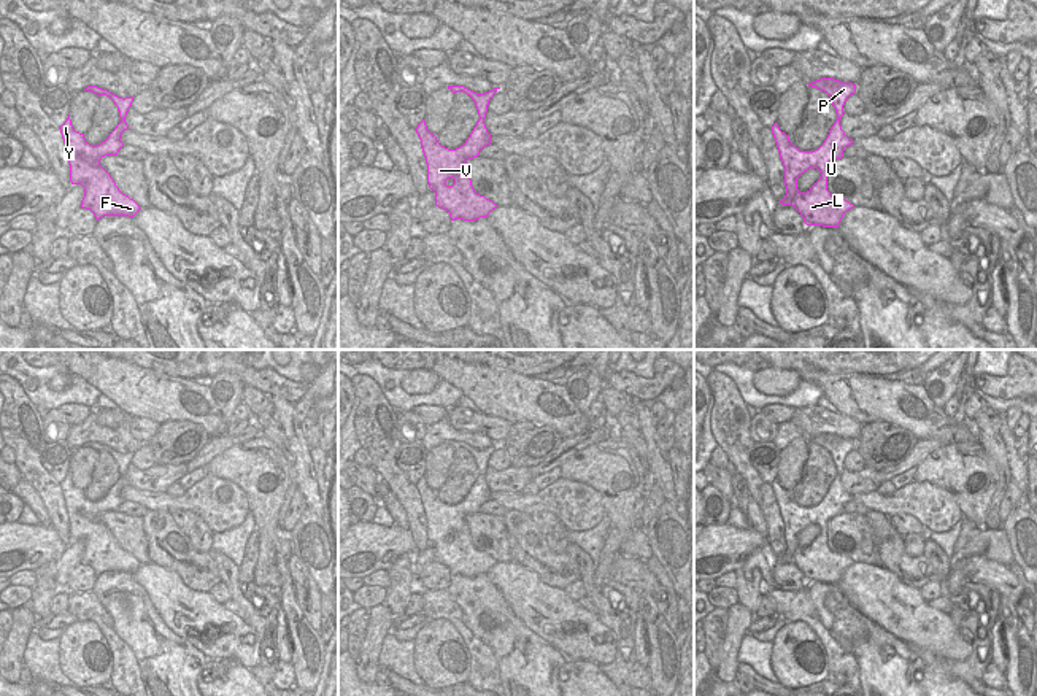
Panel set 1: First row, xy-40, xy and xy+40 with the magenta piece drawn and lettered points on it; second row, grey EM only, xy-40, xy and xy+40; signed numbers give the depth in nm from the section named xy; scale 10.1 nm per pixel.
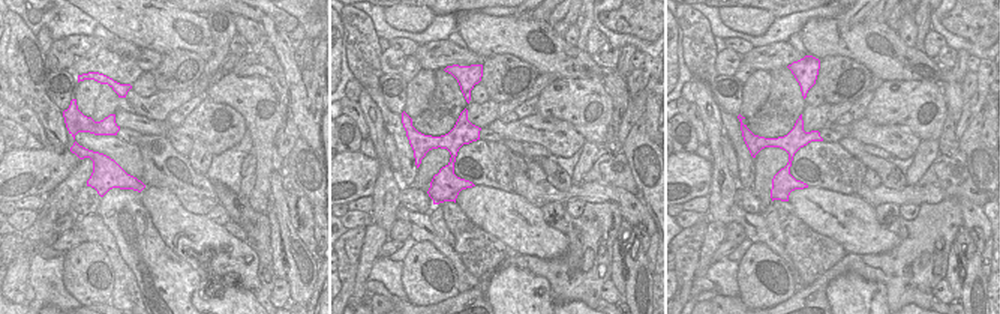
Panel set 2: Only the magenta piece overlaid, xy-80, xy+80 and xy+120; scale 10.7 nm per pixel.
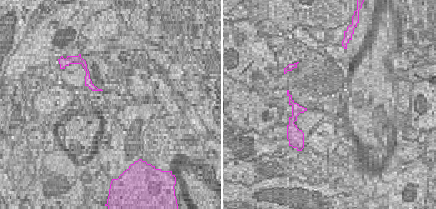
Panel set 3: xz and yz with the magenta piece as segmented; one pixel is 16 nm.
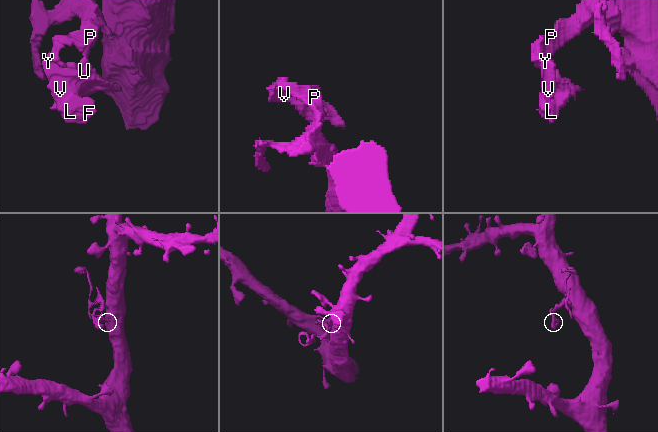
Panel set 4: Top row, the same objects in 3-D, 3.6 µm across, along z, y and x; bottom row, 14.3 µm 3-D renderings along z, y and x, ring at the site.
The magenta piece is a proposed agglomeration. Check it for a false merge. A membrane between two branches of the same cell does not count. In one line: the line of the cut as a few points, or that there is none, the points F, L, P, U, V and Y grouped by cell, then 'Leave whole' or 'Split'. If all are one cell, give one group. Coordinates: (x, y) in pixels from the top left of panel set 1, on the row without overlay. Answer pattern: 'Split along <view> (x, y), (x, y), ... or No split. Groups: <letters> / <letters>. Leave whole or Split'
No split. Groups: F L P U V Y. Leave whole.

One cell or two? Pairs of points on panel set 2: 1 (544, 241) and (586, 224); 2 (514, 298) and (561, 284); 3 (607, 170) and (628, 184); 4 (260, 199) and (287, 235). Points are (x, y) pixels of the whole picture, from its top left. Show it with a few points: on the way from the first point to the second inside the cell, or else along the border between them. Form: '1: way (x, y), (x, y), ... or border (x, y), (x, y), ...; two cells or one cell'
1: border (567, 235), (567, 250), (561, 256), (540, 257); two cells
2: border (519, 268), (541, 275), (549, 284), (552, 298); two cells
3: way (612, 170), (624, 179); one cell
4: border (273, 169), (270, 175), (270, 199); two cells

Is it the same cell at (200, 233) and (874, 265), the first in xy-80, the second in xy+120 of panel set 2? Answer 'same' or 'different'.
different

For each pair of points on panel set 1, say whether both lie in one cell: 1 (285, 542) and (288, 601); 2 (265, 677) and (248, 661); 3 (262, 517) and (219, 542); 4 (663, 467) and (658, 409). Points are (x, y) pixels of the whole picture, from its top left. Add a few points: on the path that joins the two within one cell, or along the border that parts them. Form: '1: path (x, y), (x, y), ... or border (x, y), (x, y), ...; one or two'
1: border (277, 552), (286, 558); two
2: border (253, 628), (259, 638), (259, 663), (250, 669); two
3: border (250, 510), (256, 526); two
4: border (650, 409), (655, 425); two

